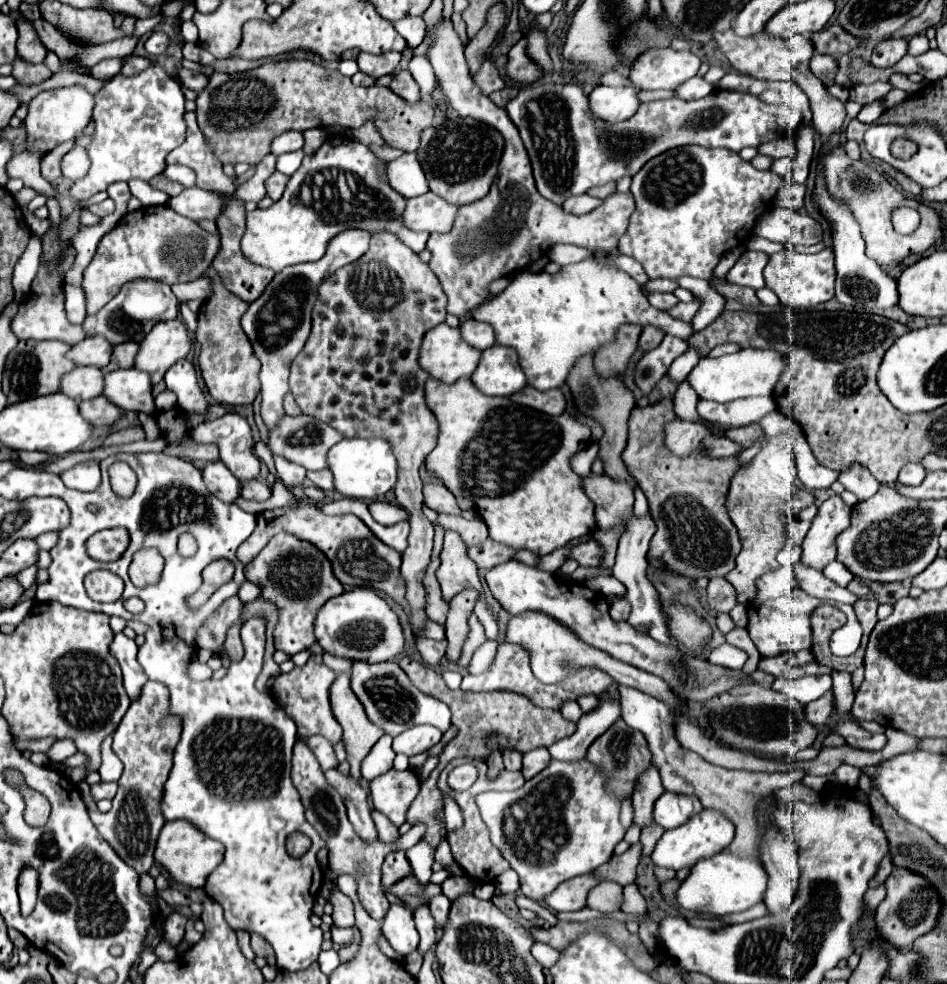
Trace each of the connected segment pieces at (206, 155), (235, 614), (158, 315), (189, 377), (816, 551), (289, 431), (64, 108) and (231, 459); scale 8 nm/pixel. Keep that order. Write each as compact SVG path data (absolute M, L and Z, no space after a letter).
M186 113L186 125L186 141L166 157L166 163L180 163L190 167L196 173L196 187L200 189L232 195L234 181L222 173L222 163L216 161L214 153L204 145L204 135L196 125L196 113Z
M238 595L230 597L228 601L224 601L204 621L204 625L198 629L196 645L202 647L202 649L212 651L214 655L220 655L224 639L226 639L226 631L240 619L240 611L242 611L242 601L238 599Z
M136 279L132 283L126 283L118 291L118 295L112 301L108 301L96 315L88 315L82 323L82 329L86 335L104 335L112 345L124 341L140 343L156 321L176 317L178 317L178 301L168 285L152 279Z
M188 359L176 361L164 375L166 389L178 395L178 405L184 411L198 411L204 413L208 407L206 397L202 395L196 383L196 369Z
M840 495L826 499L816 517L812 519L812 527L802 543L802 563L822 571L836 557L836 533L846 529L850 521L850 507L842 501Z
M300 413L296 417L284 415L276 423L276 427L268 429L268 443L266 445L272 451L272 455L280 455L288 461L294 461L308 471L320 471L320 469L326 469L324 455L328 453L328 449L342 439L344 437L340 437L340 433L336 433L336 429L332 429L330 425L324 425L322 421L316 421L314 417L308 417L308 415Z
M60 87L54 91L42 91L38 93L30 105L28 105L28 115L24 119L26 127L26 143L28 151L34 153L38 151L40 155L46 155L52 151L56 145L80 135L80 131L88 125L94 109L94 95L90 95L84 87Z
M226 413L224 417L216 419L216 421L208 421L208 423L202 423L198 427L194 427L190 435L198 443L214 443L214 445L218 445L220 461L230 469L230 473L234 473L234 477L240 483L246 483L246 481L252 481L252 479L258 477L258 473L260 473L260 459L252 451L254 449L254 439L252 439L248 421L242 415Z

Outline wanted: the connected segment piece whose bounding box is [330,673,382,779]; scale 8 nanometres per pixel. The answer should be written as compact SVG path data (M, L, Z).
M340 673L330 687L330 705L336 721L342 725L342 743L346 747L346 761L354 779L362 779L360 763L370 753L374 743L382 737L380 729L364 717L364 707L350 689L350 675Z

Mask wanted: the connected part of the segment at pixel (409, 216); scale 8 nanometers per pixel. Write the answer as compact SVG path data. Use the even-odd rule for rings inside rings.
M428 191L420 197L406 199L402 219L404 219L404 225L412 231L448 233L448 229L452 229L456 209L458 207L448 205L448 201Z

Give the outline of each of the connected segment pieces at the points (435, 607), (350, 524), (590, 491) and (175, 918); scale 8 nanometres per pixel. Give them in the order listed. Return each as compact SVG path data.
M434 525L434 529L436 529L436 533L434 533L432 561L426 567L426 571L424 571L422 585L424 585L424 591L426 591L426 613L428 613L428 617L432 621L436 621L438 625L444 625L450 603L442 597L440 585L438 585L436 575L434 575L436 569L438 569L438 565L440 565L440 549L442 549L442 529L440 529L440 525Z
M300 501L298 507L284 507L284 509L274 509L274 511L264 511L258 515L258 527L250 535L248 541L244 541L238 549L238 559L248 565L254 555L268 543L272 535L278 531L286 531L294 537L300 537L312 545L316 545L332 563L334 575L342 585L350 587L372 587L378 591L384 591L390 599L394 599L398 605L408 615L410 621L410 605L406 601L406 583L400 575L400 565L402 565L402 555L394 551L392 547L380 543L376 535L370 533L370 529L356 517L356 515L340 515L340 517L328 517L320 513L320 509L312 503Z
M590 471L588 477L582 479L582 487L584 487L584 493L596 505L598 529L616 525L620 515L632 517L634 493L632 493L630 483L614 481L606 473L598 475L598 473Z
M172 913L172 915L168 915L168 919L164 921L162 939L168 941L172 947L176 947L176 945L182 941L186 919L188 919L188 917L184 917L184 915L180 915L180 913Z

